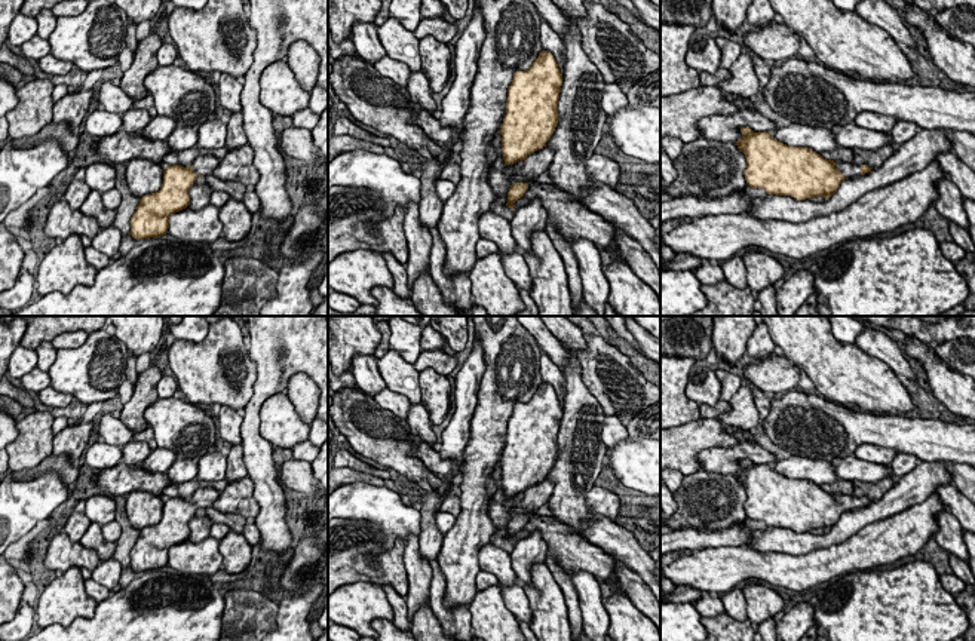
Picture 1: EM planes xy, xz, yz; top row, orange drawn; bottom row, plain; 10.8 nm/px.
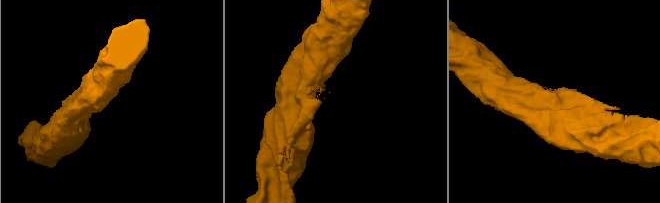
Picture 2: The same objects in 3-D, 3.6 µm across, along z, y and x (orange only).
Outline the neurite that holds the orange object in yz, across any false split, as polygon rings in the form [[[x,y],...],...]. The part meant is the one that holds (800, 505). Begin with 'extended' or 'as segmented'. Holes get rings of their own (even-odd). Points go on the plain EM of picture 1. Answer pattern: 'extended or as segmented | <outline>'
extended | [[[741,460],[743,469],[736,475],[738,481],[746,490],[743,504],[746,516],[751,521],[763,521],[767,527],[791,528],[795,533],[812,530],[831,530],[840,516],[847,510],[855,510],[871,504],[868,497],[853,494],[827,493],[807,479],[789,479],[775,472],[770,464],[754,464],[749,460]]]

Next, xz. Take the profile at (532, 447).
extended | [[[542,383],[528,402],[515,404],[508,421],[506,447],[500,458],[502,485],[505,497],[513,497],[519,493],[524,499],[511,506],[513,516],[508,524],[506,539],[513,542],[513,536],[524,528],[528,516],[546,504],[554,491],[554,482],[546,478],[558,457],[558,432],[562,418],[562,407],[554,387]]]

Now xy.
extended | [[[203,487],[190,500],[172,497],[163,503],[163,516],[159,524],[139,531],[131,550],[131,568],[137,573],[160,570],[168,565],[169,549],[190,537],[190,519],[197,509],[212,507],[220,491]]]

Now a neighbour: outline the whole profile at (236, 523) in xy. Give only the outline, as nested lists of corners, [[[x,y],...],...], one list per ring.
[[[208,507],[205,515],[212,521],[212,524],[226,524],[232,531],[236,533],[242,533],[245,524],[248,522],[248,519],[240,515],[223,513],[220,510],[215,510],[214,507]]]

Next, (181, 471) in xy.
[[[193,458],[175,460],[174,464],[166,470],[171,482],[181,484],[196,479],[197,463]]]

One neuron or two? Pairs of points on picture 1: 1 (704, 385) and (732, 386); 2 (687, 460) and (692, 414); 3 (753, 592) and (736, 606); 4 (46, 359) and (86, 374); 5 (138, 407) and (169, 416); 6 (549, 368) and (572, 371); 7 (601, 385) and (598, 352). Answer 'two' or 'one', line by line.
1: one
2: two
3: one
4: one
5: two
6: one
7: one

